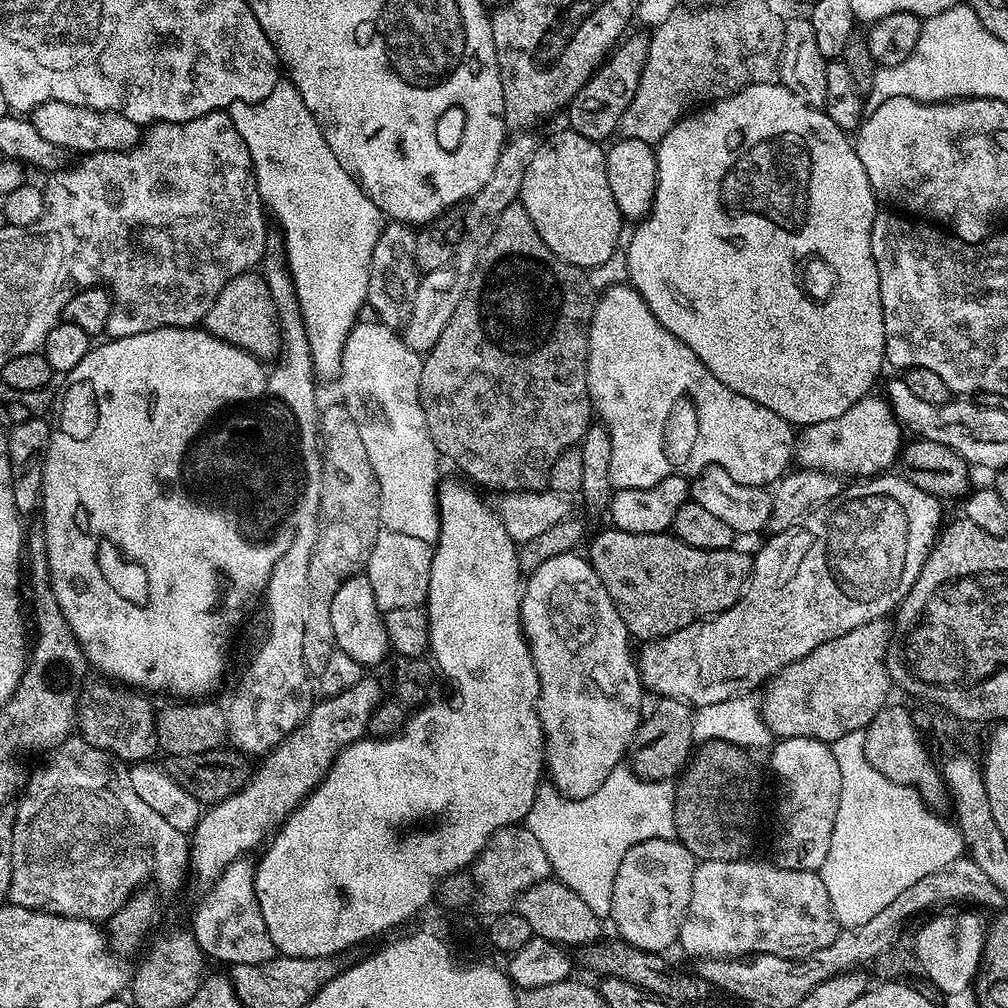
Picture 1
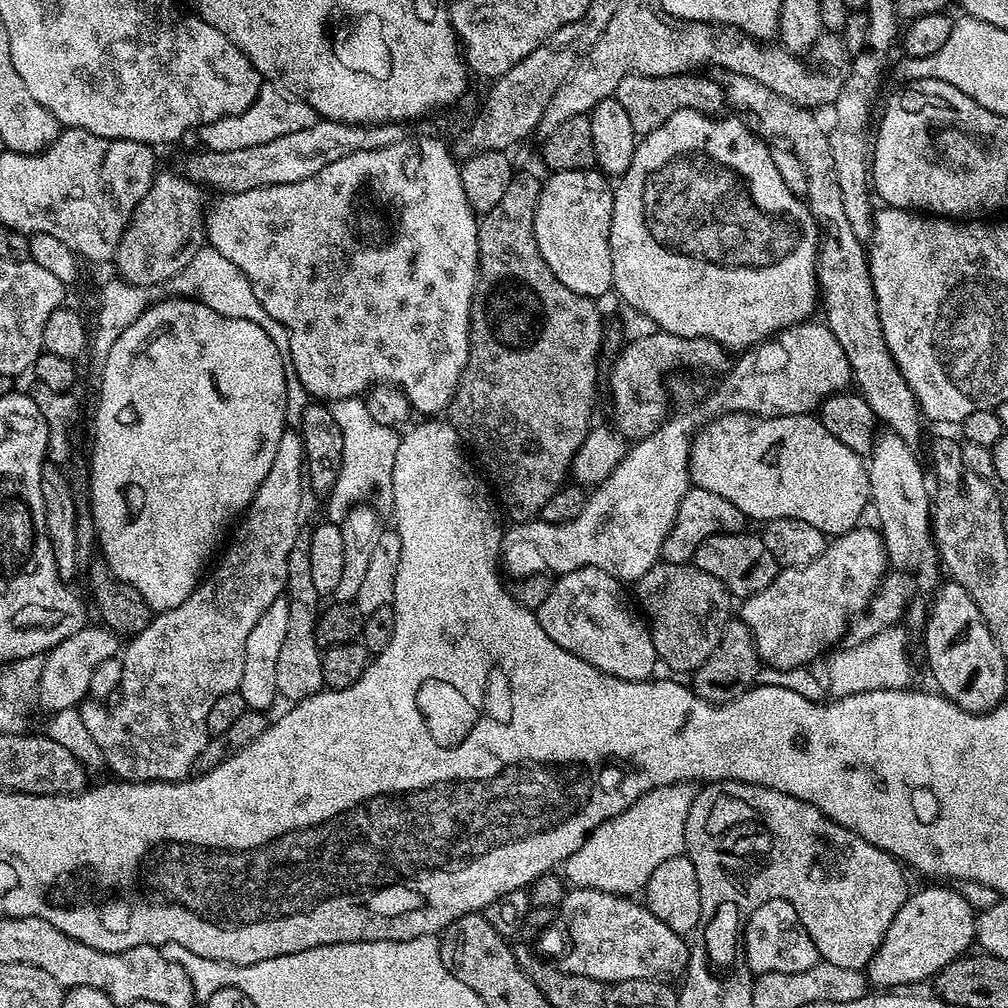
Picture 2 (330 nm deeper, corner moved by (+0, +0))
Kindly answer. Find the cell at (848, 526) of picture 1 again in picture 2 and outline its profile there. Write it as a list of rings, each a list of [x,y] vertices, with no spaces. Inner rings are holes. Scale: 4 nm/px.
[[[864,527],[851,528],[829,539],[822,554],[801,568],[781,567],[766,590],[747,597],[741,608],[739,605],[739,619],[752,631],[756,652],[769,669],[811,665],[811,660],[827,644],[834,643],[839,636],[841,639],[850,621],[872,603],[872,595],[880,587],[886,575],[884,567],[889,567],[890,561],[883,536],[875,527]]]

